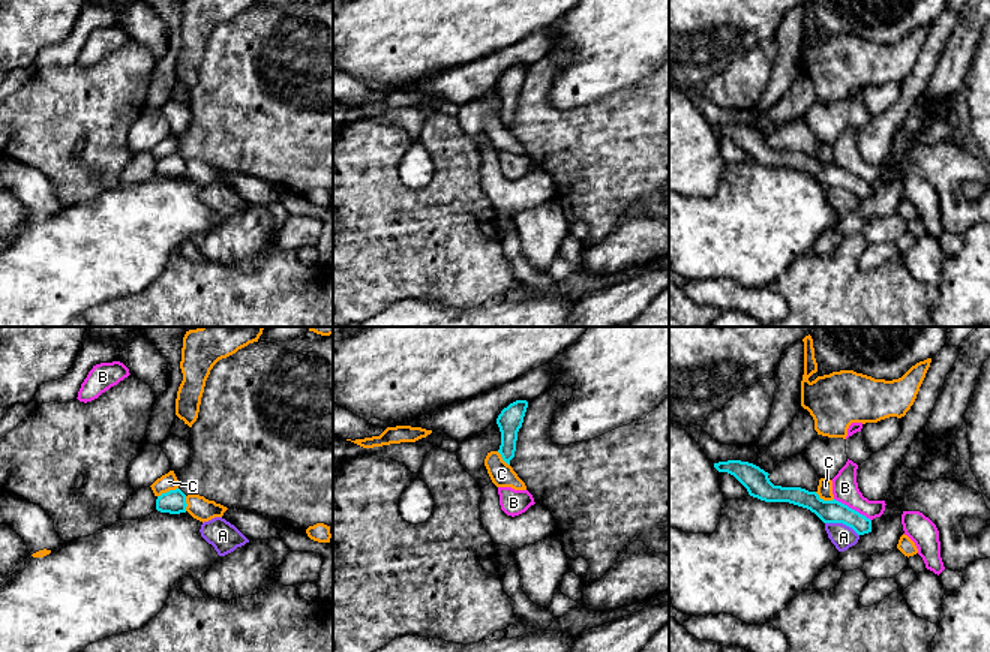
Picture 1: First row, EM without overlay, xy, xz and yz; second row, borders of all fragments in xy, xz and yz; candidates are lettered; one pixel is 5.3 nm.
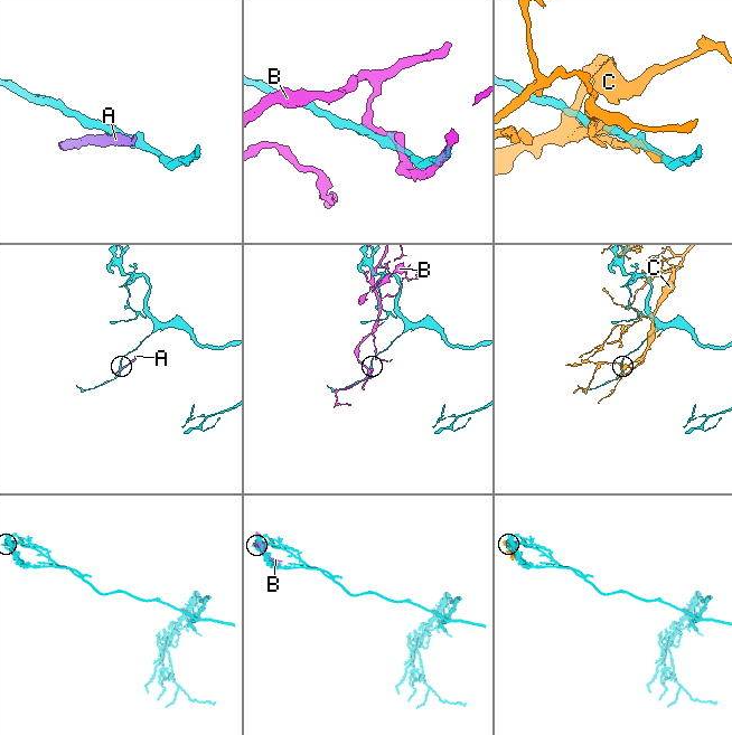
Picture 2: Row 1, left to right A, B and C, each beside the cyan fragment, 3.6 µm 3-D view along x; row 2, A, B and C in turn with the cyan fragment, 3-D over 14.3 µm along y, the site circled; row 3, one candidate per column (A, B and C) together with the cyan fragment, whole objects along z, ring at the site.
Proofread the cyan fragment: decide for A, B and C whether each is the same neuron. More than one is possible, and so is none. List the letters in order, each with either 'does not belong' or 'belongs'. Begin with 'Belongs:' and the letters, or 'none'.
Belongs: C
A: does not belong
B: does not belong
C: belongs

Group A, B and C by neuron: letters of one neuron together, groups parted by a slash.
A / B / C

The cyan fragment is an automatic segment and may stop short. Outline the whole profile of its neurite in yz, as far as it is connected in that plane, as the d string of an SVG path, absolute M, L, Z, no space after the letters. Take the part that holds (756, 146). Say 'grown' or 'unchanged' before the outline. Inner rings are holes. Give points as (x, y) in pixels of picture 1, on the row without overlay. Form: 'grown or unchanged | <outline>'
unchanged | M728 124L714 127L714 132L718 136L734 139L753 162L765 166L789 166L807 172L824 187L843 187L858 199L872 196L872 184L858 175L836 163L824 165L816 156L808 156L801 151L774 150L768 142L770 138L753 127Z

